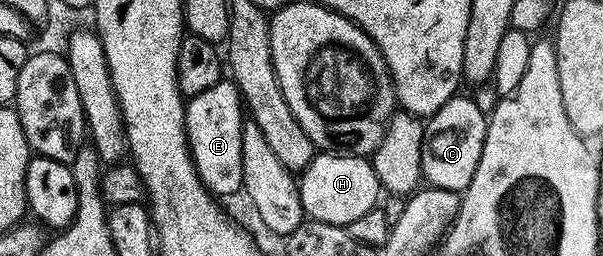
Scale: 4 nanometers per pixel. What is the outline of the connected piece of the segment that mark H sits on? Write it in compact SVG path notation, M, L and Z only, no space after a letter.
M348 152L314 153L313 159L300 171L299 185L301 203L310 219L346 228L351 220L359 220L359 216L371 212L383 194L383 187L375 176L372 161L368 157Z

